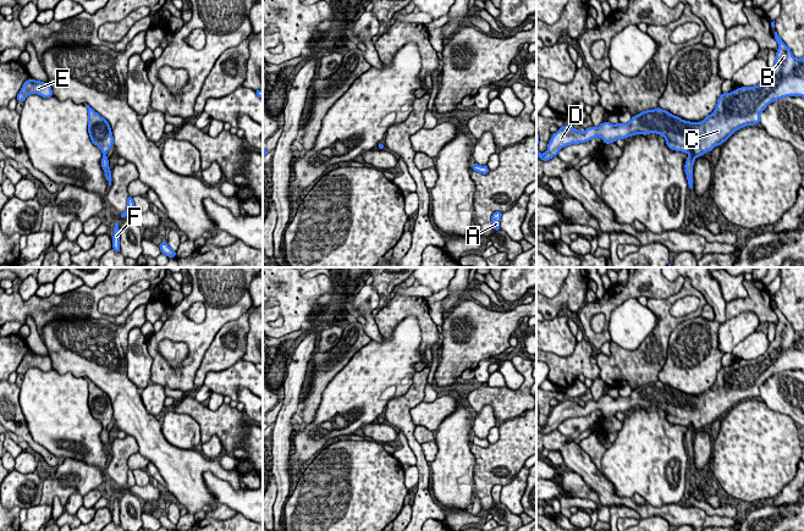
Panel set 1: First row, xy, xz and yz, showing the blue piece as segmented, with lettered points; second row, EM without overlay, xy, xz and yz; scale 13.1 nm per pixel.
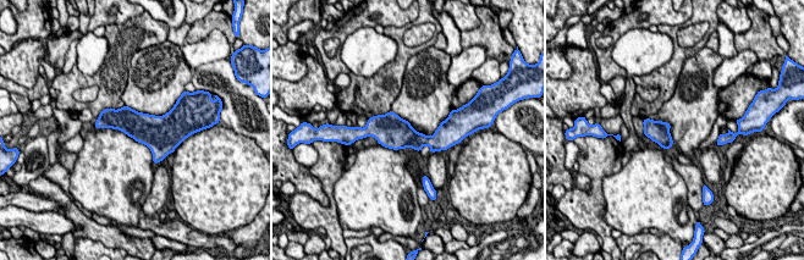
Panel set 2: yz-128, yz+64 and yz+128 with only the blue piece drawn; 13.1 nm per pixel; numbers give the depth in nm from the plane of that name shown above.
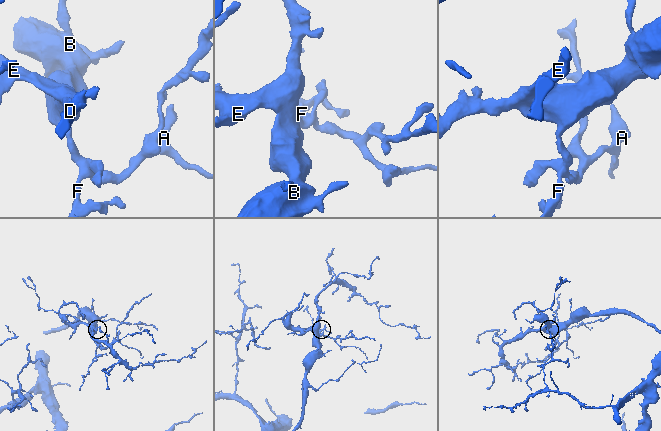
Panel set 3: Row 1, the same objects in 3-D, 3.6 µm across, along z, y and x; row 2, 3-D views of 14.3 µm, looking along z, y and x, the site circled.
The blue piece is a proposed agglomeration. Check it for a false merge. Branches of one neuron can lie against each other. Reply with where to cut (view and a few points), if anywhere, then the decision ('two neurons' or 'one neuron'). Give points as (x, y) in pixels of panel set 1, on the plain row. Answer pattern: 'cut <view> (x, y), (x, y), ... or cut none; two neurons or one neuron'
cut none; one neuron

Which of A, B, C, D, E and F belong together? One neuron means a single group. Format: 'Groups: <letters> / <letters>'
Groups: A B C D E F

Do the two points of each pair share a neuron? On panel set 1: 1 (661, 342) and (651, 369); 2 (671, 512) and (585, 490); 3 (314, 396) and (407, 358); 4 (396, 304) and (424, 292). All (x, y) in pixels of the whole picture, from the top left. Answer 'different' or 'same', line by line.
1: same
2: different
3: different
4: different

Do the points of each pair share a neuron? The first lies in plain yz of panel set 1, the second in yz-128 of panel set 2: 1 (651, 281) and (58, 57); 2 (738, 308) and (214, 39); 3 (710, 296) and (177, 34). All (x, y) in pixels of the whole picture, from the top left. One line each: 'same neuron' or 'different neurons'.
1: same neuron
2: different neurons
3: different neurons

